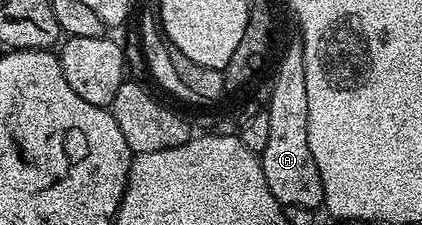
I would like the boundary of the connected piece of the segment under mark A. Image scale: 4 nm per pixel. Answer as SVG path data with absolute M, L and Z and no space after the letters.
M294 43L278 61L274 82L270 85L268 115L268 143L260 155L268 191L283 207L318 209L324 199L324 183L308 147L308 87L304 87L304 55L301 44Z

